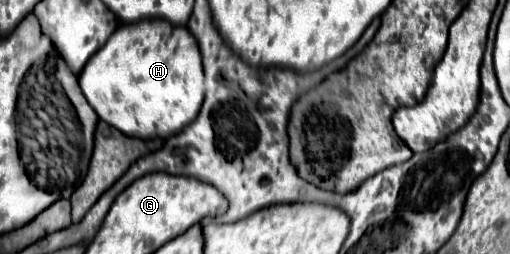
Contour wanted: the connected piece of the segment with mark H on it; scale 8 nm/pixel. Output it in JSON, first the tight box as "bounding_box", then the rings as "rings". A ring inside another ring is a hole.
{"bounding_box":[78,20,204,138],"rings":[[[148,20],[136,24],[124,24],[102,50],[88,60],[88,66],[78,76],[80,88],[96,110],[100,120],[116,126],[122,134],[134,138],[154,138],[178,134],[188,122],[194,122],[202,102],[204,102],[204,74],[202,58],[196,38],[186,30],[186,26],[172,26],[166,20]]]}

